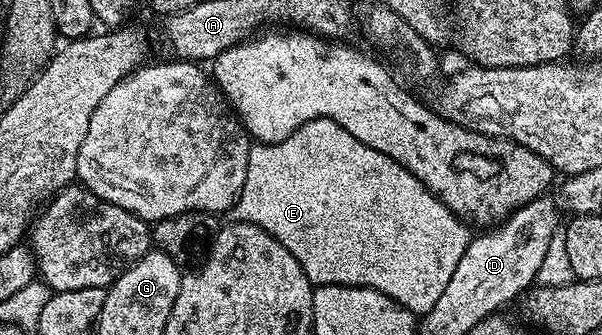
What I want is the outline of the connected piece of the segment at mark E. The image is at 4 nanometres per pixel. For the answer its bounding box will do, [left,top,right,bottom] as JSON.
[234,117,470,315]

